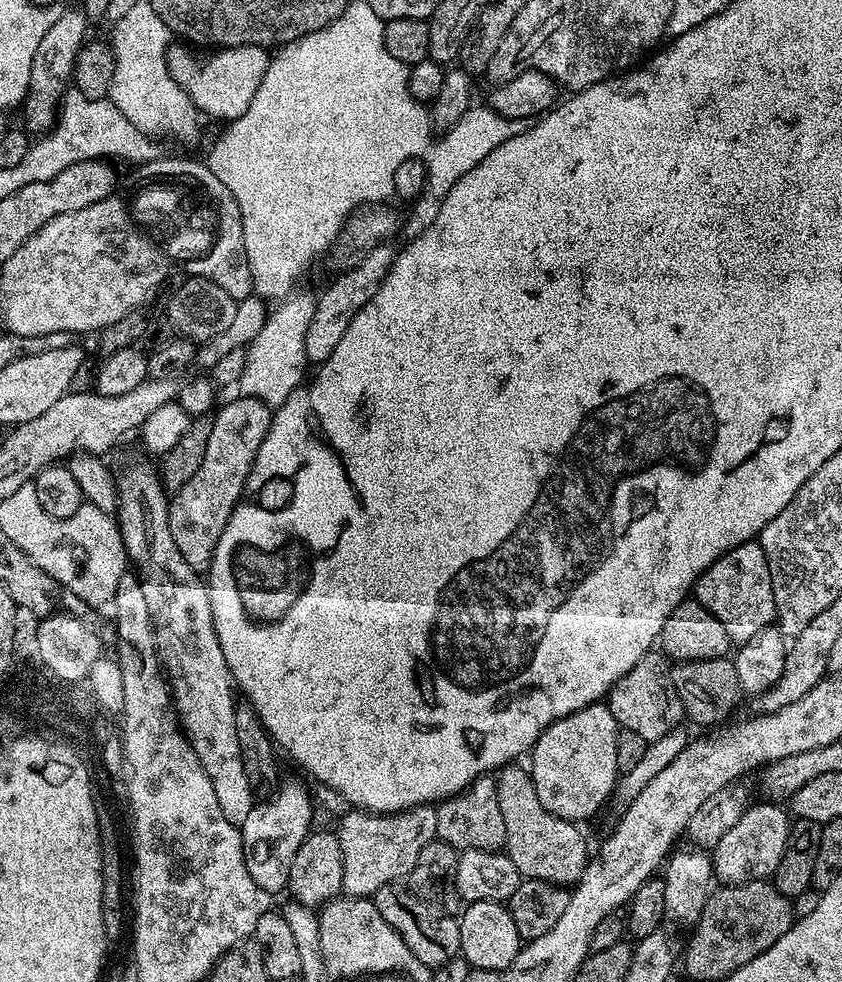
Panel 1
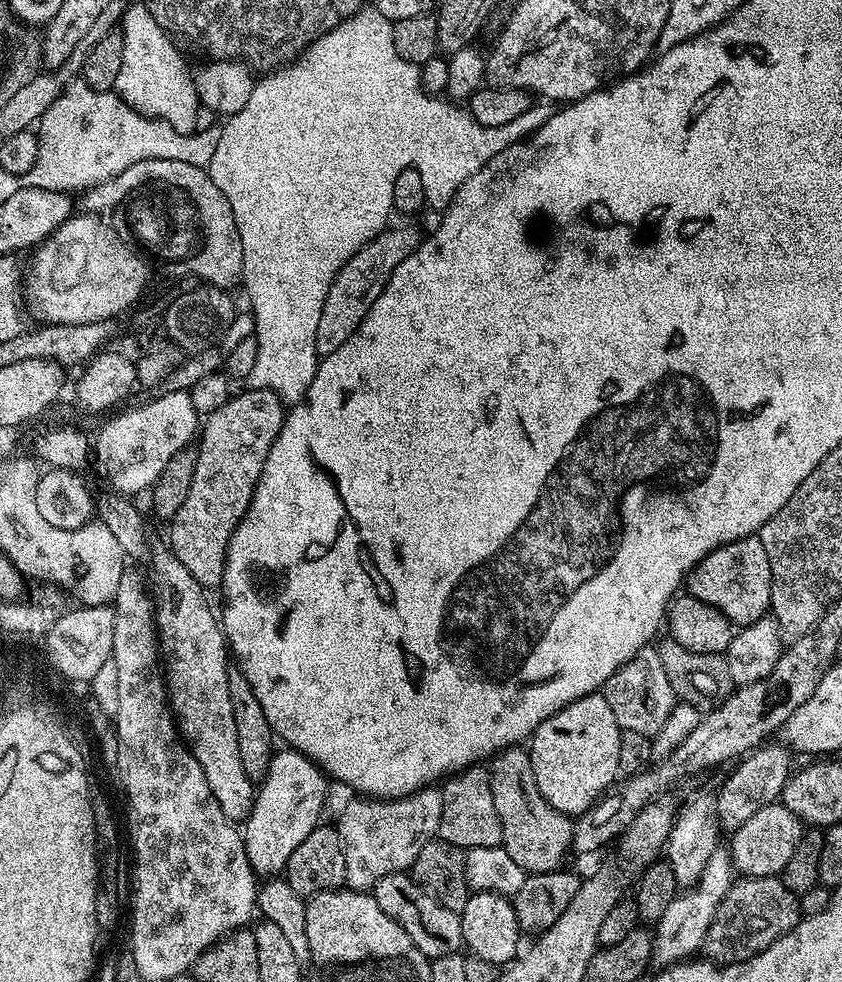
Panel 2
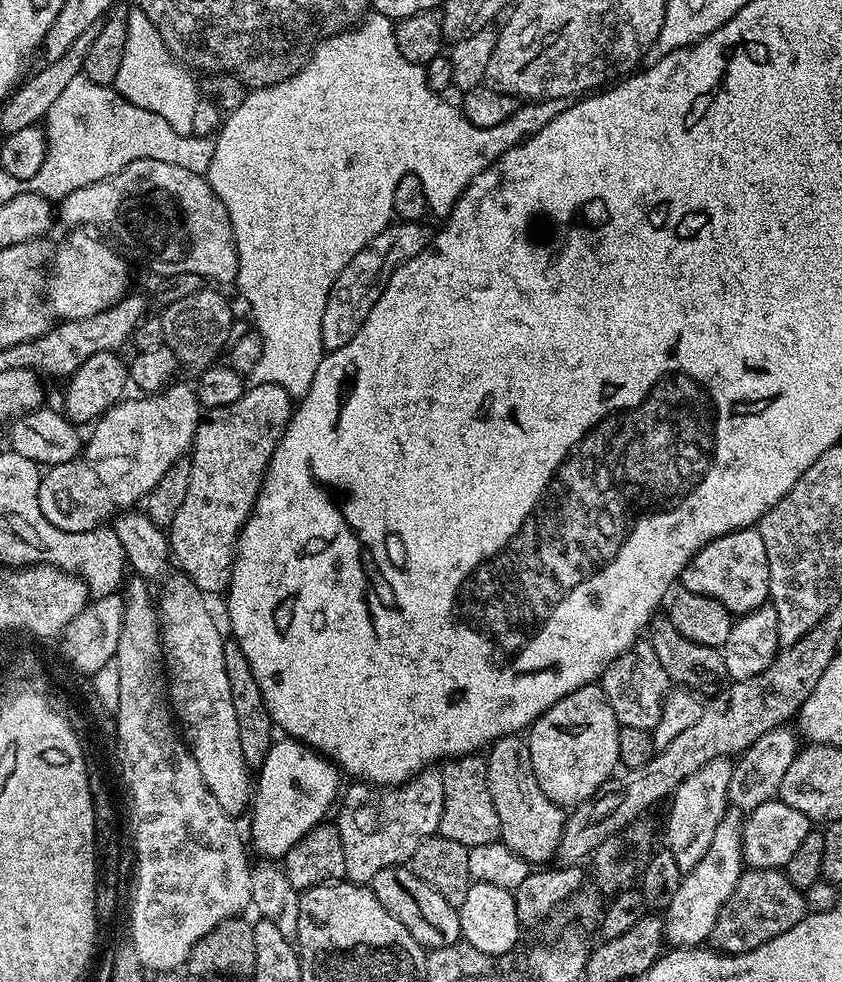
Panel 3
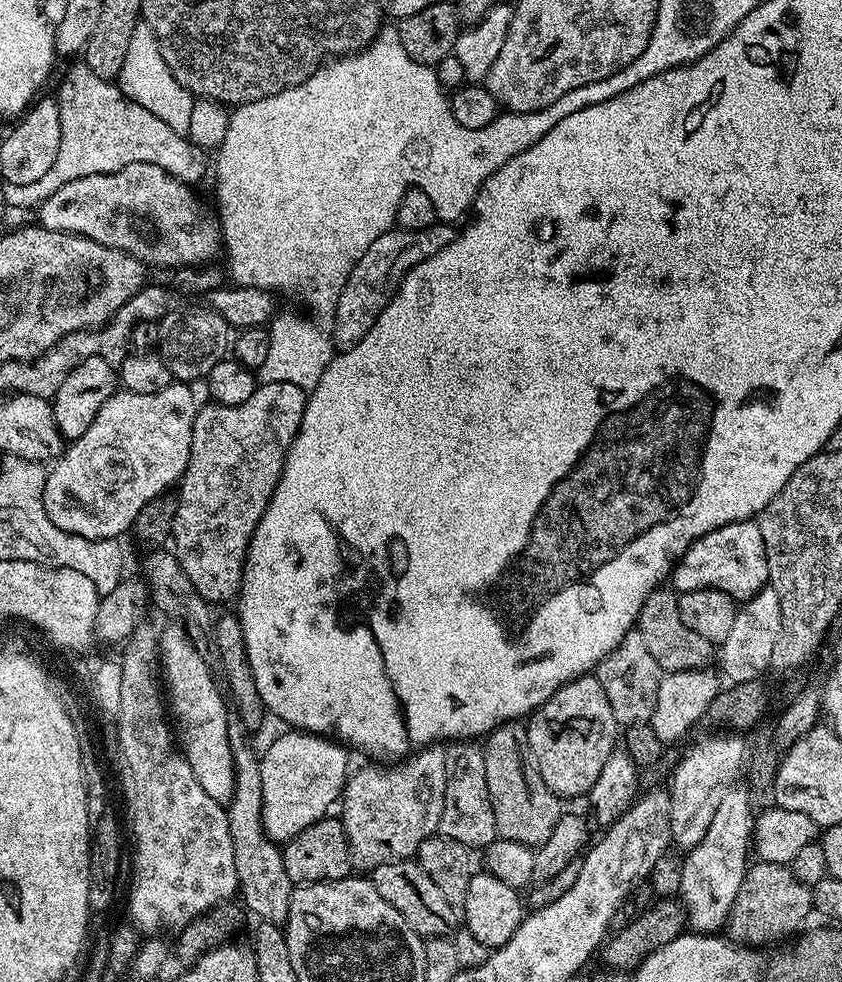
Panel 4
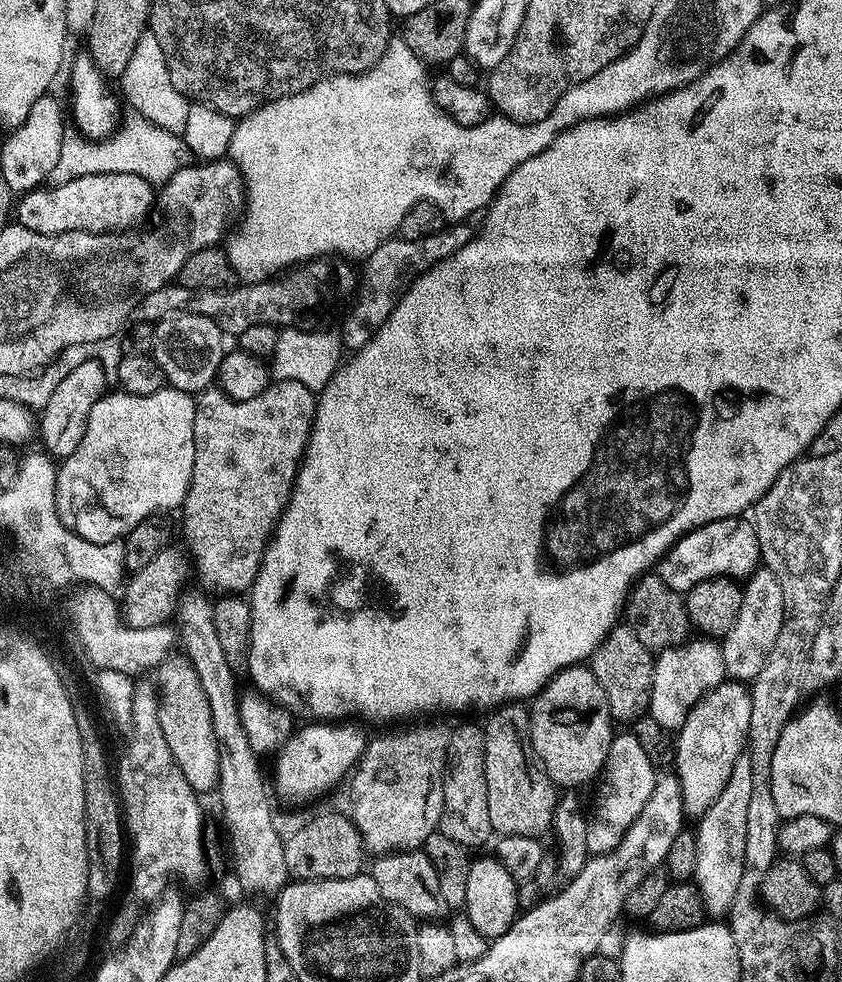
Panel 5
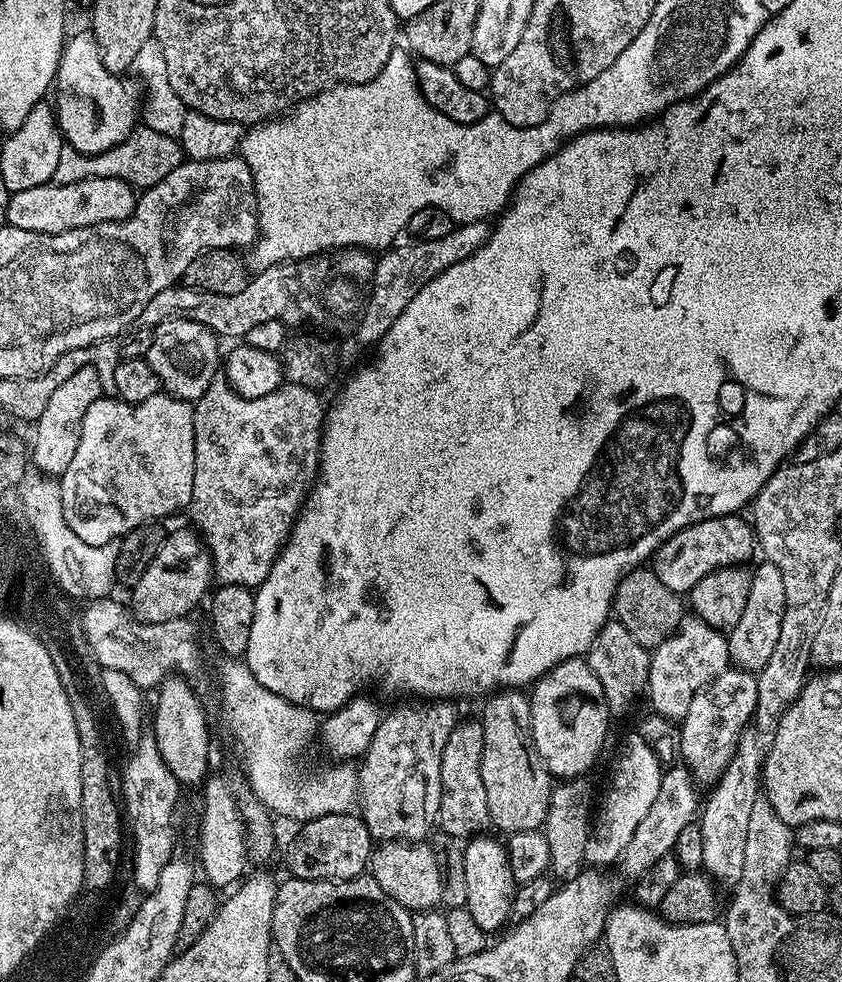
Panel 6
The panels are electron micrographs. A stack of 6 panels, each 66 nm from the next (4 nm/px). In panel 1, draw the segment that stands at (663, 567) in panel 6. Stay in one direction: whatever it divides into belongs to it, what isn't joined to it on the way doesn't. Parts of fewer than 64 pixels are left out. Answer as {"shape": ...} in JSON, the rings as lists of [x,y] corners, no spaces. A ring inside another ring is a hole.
{"shape":[[[755,539],[747,540],[742,546],[734,546],[716,559],[696,579],[694,599],[706,606],[706,610],[710,610],[710,614],[714,614],[722,626],[726,626],[726,634],[732,639],[733,645],[750,642],[754,634],[769,627],[777,619],[777,614],[770,582],[770,566],[766,566],[766,554],[760,543]]]}

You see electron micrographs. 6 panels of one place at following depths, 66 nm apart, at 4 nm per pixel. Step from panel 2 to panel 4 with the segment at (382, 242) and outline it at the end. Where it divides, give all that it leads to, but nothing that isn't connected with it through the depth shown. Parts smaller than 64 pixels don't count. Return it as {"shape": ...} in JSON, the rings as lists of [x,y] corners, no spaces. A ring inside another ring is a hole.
{"shape":[[[437,222],[420,232],[389,230],[370,242],[370,250],[366,250],[366,254],[358,258],[354,270],[350,270],[346,286],[342,286],[334,315],[331,317],[333,320],[330,323],[330,335],[337,349],[347,350],[362,342],[366,330],[374,326],[378,314],[382,314],[382,310],[392,299],[396,287],[404,281],[404,275],[414,266],[418,266],[418,262],[438,254],[438,250],[448,246],[457,236],[457,229],[452,228],[455,227],[451,223]]]}

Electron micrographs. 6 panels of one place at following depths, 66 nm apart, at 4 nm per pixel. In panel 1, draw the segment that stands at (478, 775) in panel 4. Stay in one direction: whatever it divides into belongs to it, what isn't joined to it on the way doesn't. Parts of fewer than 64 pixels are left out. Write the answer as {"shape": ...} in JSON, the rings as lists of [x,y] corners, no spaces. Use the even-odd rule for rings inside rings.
{"shape":[[[485,774],[478,777],[469,788],[463,788],[456,796],[439,801],[435,805],[438,826],[436,839],[454,846],[460,852],[486,850],[498,852],[506,842],[506,822],[502,822],[502,809],[498,806],[496,776]]]}

